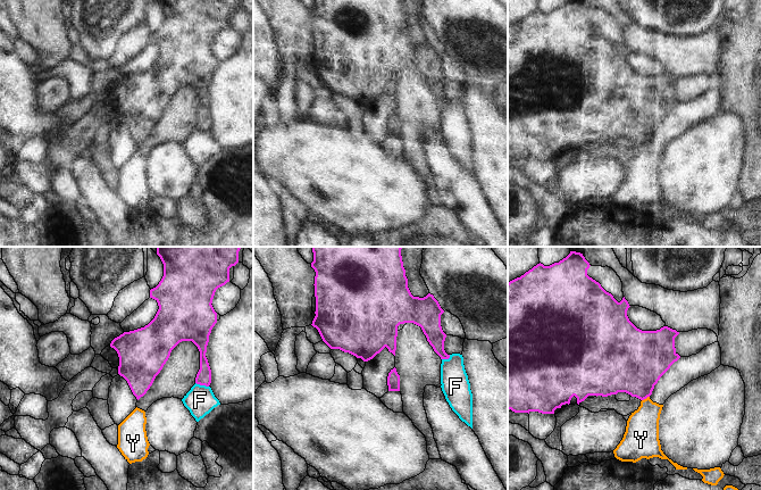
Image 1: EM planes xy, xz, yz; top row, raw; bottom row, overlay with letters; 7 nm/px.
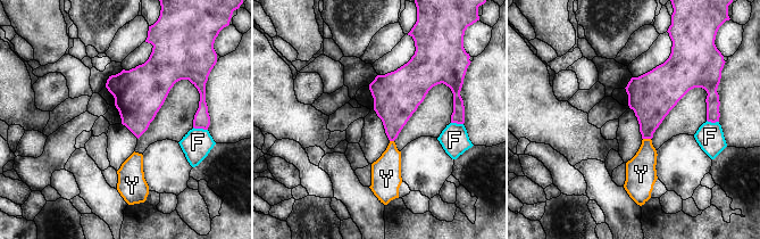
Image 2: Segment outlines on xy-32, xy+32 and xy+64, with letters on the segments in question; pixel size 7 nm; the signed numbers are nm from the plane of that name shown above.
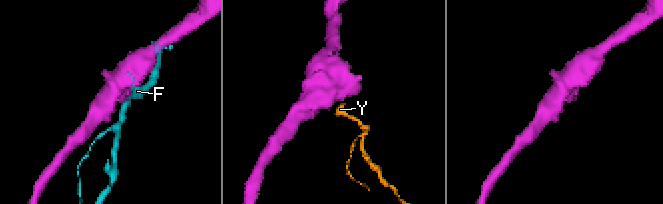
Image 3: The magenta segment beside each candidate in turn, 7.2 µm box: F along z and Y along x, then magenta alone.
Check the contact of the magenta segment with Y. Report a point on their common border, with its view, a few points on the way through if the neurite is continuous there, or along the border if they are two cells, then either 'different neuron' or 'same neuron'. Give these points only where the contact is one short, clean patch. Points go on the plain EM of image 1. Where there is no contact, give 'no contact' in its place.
yz (645, 143) | along yz (649, 141), (642, 146) | different neuron

